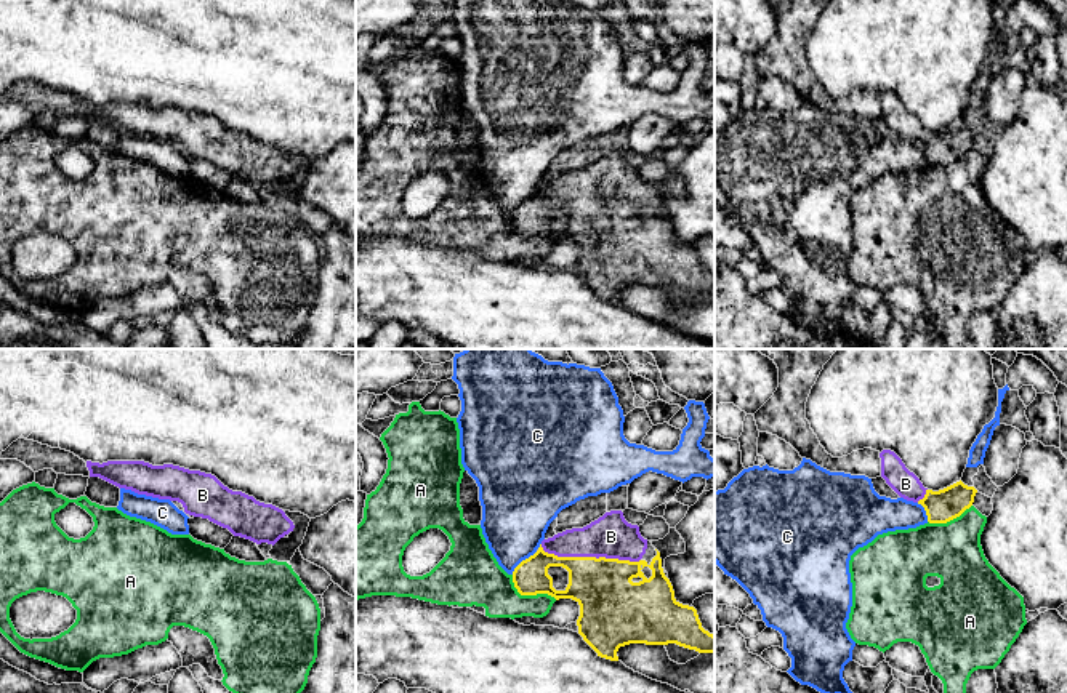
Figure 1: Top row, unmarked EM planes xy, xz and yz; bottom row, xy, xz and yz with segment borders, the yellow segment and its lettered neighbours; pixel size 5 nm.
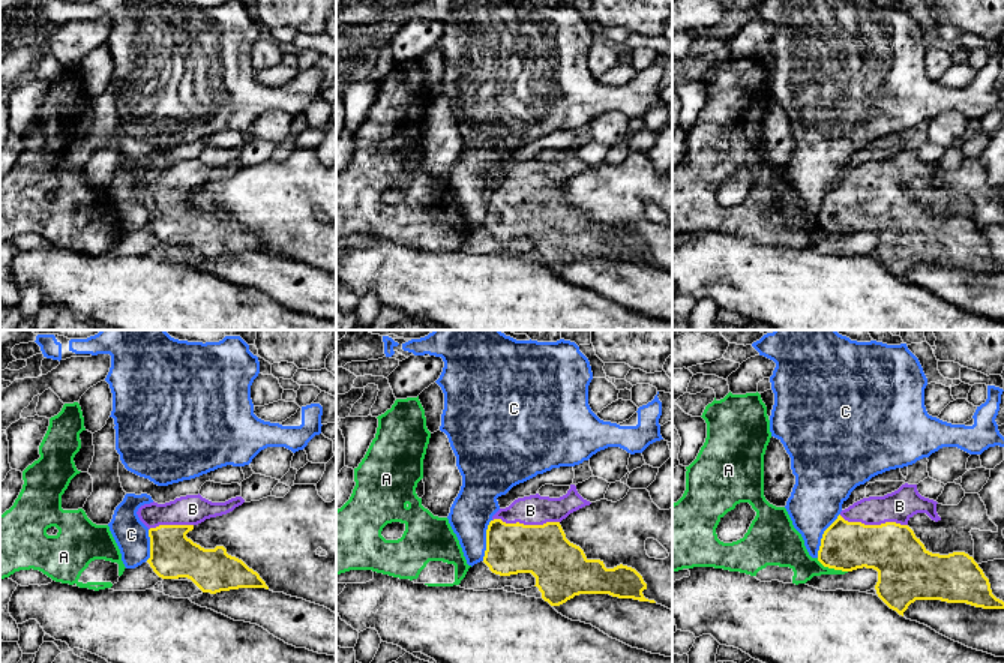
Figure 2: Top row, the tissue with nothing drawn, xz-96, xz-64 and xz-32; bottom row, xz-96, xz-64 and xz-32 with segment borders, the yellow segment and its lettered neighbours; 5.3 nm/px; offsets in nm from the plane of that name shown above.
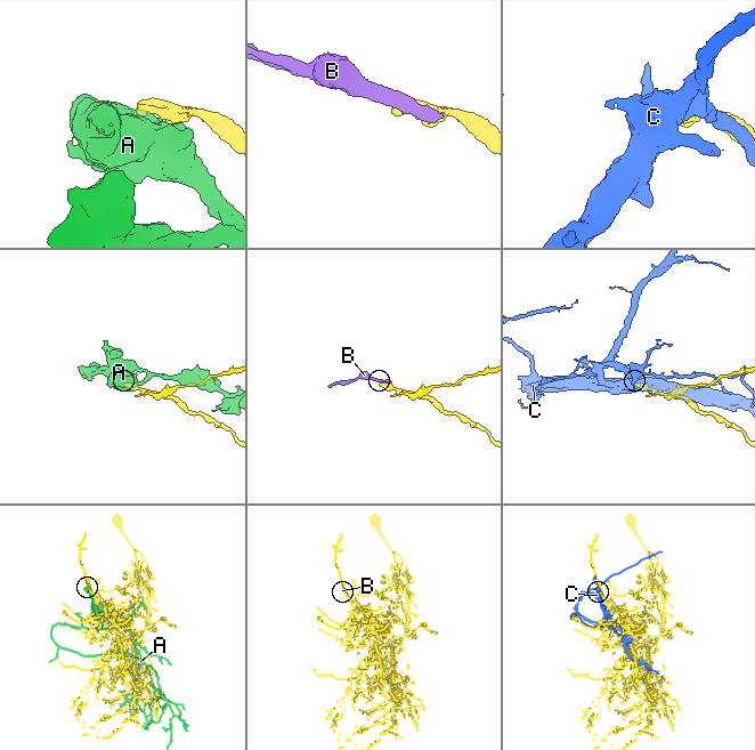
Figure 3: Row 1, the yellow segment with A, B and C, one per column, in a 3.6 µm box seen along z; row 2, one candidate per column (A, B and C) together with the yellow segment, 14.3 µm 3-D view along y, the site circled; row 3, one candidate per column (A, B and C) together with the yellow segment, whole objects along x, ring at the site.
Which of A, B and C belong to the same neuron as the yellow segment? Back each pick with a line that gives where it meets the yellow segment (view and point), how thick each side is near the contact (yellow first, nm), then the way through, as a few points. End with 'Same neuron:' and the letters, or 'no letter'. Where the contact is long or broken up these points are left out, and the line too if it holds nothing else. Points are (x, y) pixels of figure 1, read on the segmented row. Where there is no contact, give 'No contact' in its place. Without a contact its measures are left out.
B: Touches yellow at xz (590, 557). Thickness 300 nm (yellow) against 220 nm
Same neuron: B

